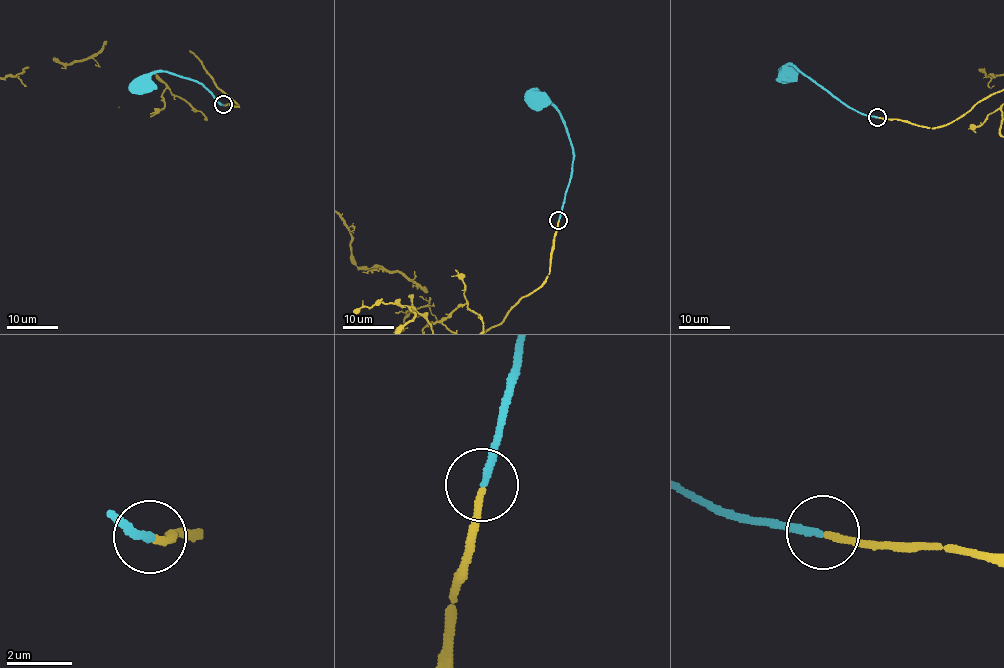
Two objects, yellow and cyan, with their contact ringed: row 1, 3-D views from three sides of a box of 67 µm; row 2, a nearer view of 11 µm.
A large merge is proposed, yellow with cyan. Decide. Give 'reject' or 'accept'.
accept

